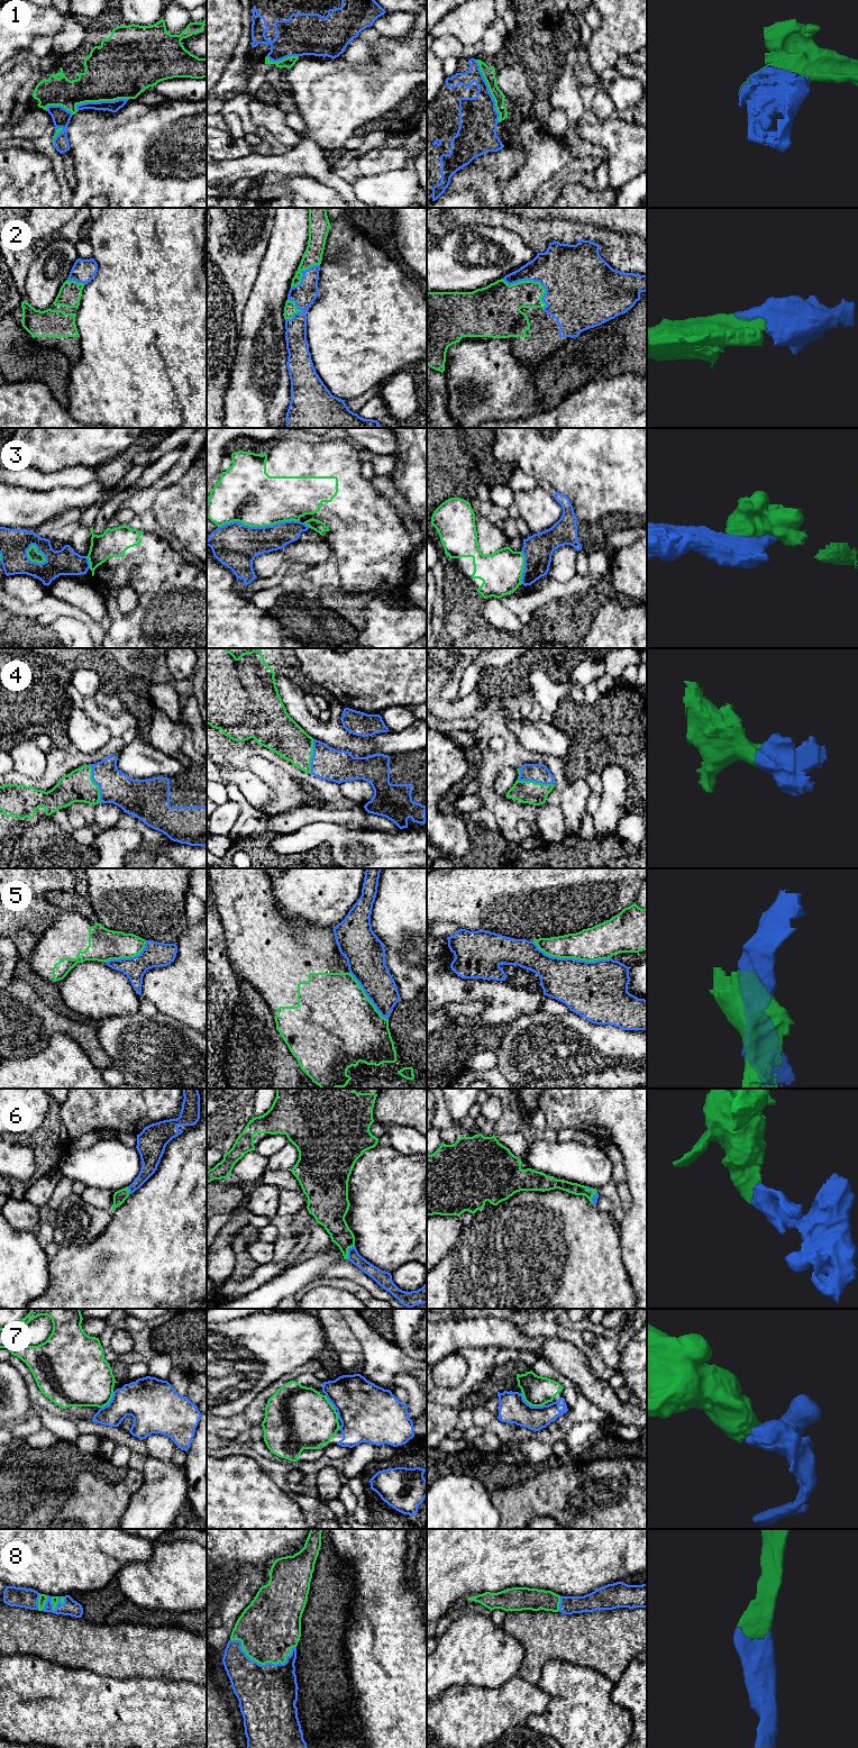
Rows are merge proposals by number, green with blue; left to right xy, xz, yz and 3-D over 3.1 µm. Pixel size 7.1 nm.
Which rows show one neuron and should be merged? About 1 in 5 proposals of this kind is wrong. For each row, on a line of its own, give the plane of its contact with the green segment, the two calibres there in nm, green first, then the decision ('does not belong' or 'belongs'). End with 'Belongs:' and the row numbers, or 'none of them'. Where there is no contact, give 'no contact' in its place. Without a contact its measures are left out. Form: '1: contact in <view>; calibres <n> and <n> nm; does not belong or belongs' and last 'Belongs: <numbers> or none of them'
1: contact in yz; calibres 90 and 280 nm; belongs
2: contact in yz; calibres 260 and 380 nm; belongs
3: contact in xz; calibres 420 and 320 nm; does not belong
4: contact in yz; calibres 160 and 140 nm; belongs
5: contact in yz; calibres 260 and 380 nm; does not belong
6: contact in xz; calibres 160 and 90 nm; belongs
7: contact in yz; calibres 220 and 200 nm; belongs
8: contact in xz; calibres 420 and 420 nm; belongs
Belongs: 1, 2, 4, 6, 7, 8

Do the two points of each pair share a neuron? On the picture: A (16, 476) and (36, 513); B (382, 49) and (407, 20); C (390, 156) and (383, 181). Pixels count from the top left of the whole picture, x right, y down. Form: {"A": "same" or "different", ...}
{"A": "different", "B": "different", "C": "different"}

